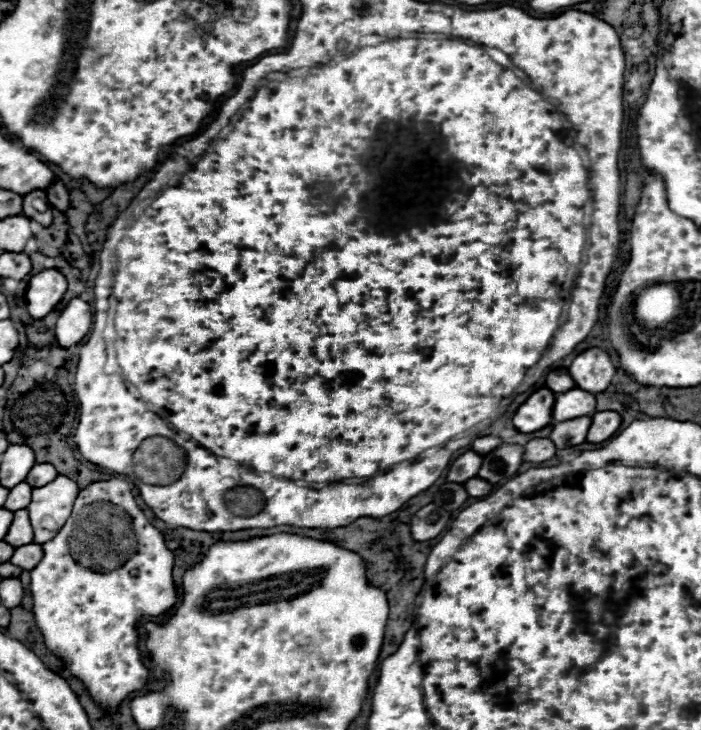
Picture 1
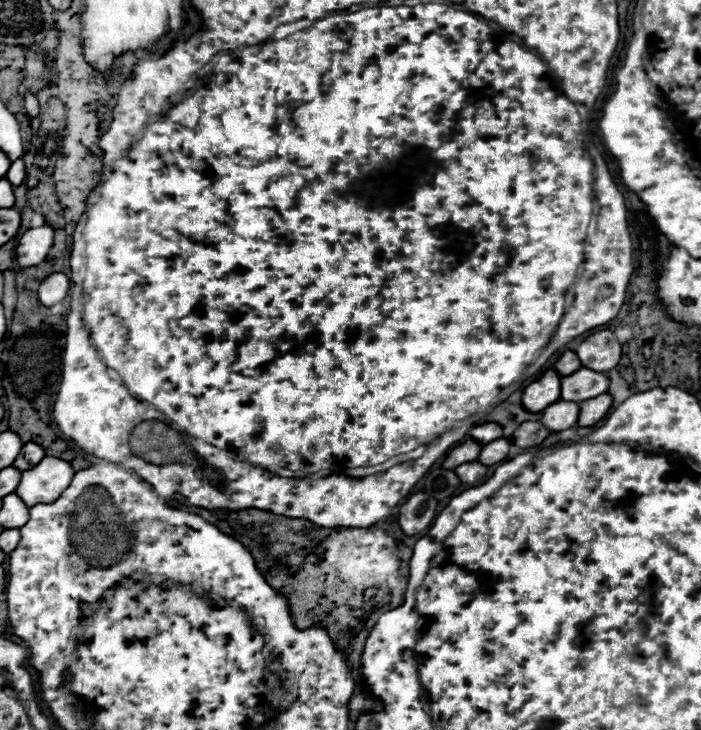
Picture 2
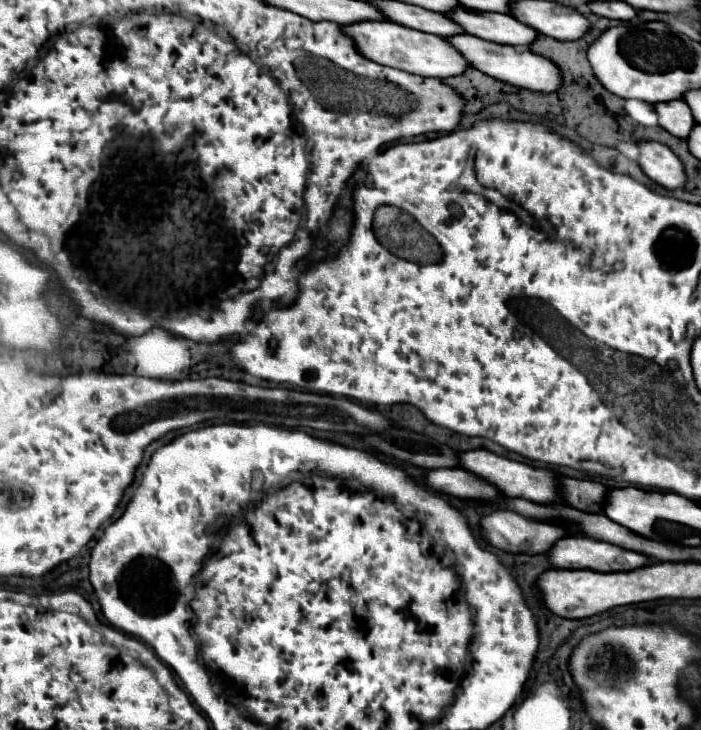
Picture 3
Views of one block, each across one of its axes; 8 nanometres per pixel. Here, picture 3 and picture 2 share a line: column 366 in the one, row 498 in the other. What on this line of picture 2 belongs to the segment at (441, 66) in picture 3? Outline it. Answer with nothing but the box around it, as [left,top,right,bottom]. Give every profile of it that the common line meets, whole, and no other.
[16,456,74,508]

